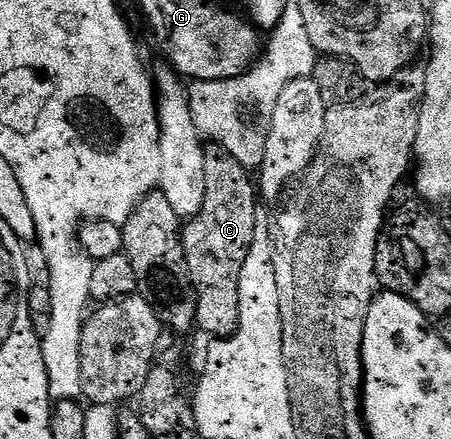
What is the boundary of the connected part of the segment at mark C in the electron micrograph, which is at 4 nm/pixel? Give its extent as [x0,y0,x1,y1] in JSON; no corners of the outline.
[182,146,260,338]

